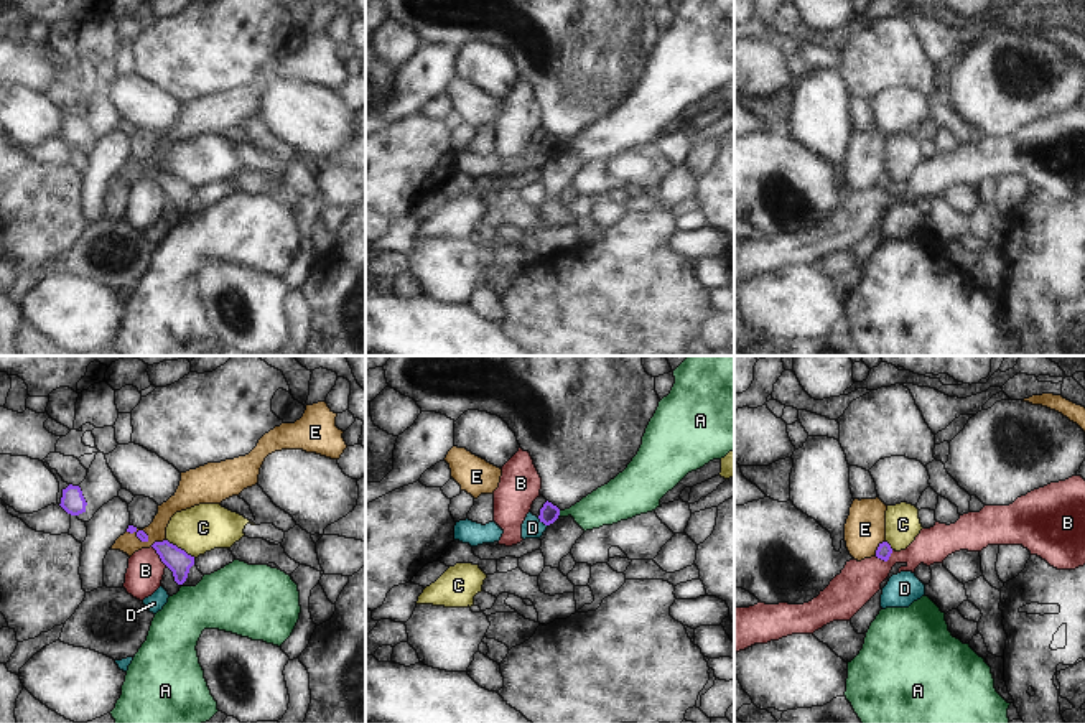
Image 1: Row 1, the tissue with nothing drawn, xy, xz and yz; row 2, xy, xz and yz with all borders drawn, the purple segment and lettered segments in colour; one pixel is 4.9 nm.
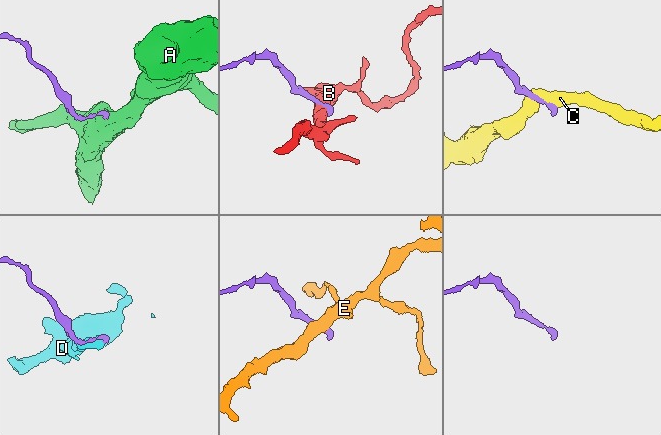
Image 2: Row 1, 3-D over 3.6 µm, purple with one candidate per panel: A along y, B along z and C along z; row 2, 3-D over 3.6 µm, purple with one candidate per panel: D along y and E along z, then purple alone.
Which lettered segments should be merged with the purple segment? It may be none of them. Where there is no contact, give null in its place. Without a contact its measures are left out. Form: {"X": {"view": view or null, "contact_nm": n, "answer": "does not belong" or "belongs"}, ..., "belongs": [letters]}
{"A": {"view": "xz", "contact_nm": 40, "answer": "does not belong"}, "B": {"view": "yz", "contact_nm": 100, "answer": "does not belong"}, "C": {"view": "xy", "contact_nm": 180, "answer": "does not belong"}, "D": {"view": "xz", "contact_nm": 70, "answer": "does not belong"}, "E": {"view": "yz", "contact_nm": 90, "answer": "does not belong"}, "belongs": []}

